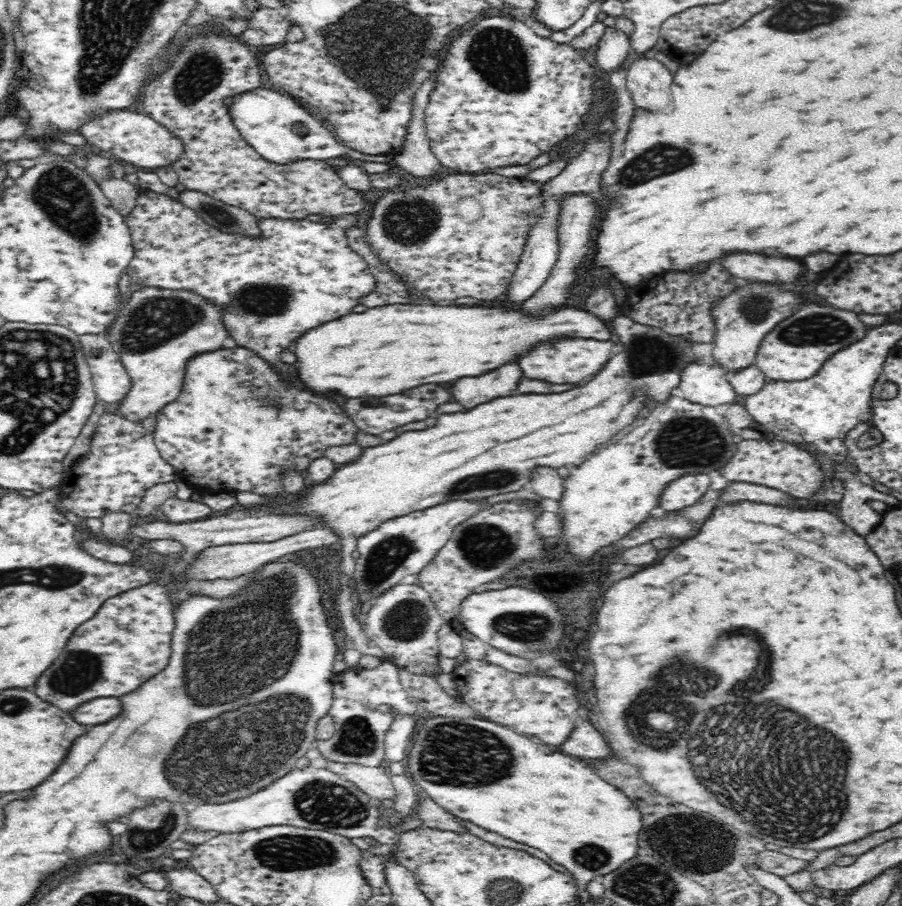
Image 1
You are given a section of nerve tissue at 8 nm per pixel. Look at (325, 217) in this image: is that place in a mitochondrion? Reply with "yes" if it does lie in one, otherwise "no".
no

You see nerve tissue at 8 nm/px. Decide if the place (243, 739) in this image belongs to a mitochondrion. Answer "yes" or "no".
yes

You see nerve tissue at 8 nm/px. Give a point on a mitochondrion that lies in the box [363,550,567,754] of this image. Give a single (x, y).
(408, 620)

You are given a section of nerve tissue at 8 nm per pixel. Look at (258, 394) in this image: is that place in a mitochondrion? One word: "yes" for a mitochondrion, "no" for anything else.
yes

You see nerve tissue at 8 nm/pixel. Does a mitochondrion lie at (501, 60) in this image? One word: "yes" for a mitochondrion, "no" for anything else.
yes

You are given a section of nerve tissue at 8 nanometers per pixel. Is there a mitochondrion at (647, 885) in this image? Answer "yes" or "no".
yes

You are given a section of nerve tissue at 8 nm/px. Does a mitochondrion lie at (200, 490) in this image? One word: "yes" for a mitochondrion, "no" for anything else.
no

